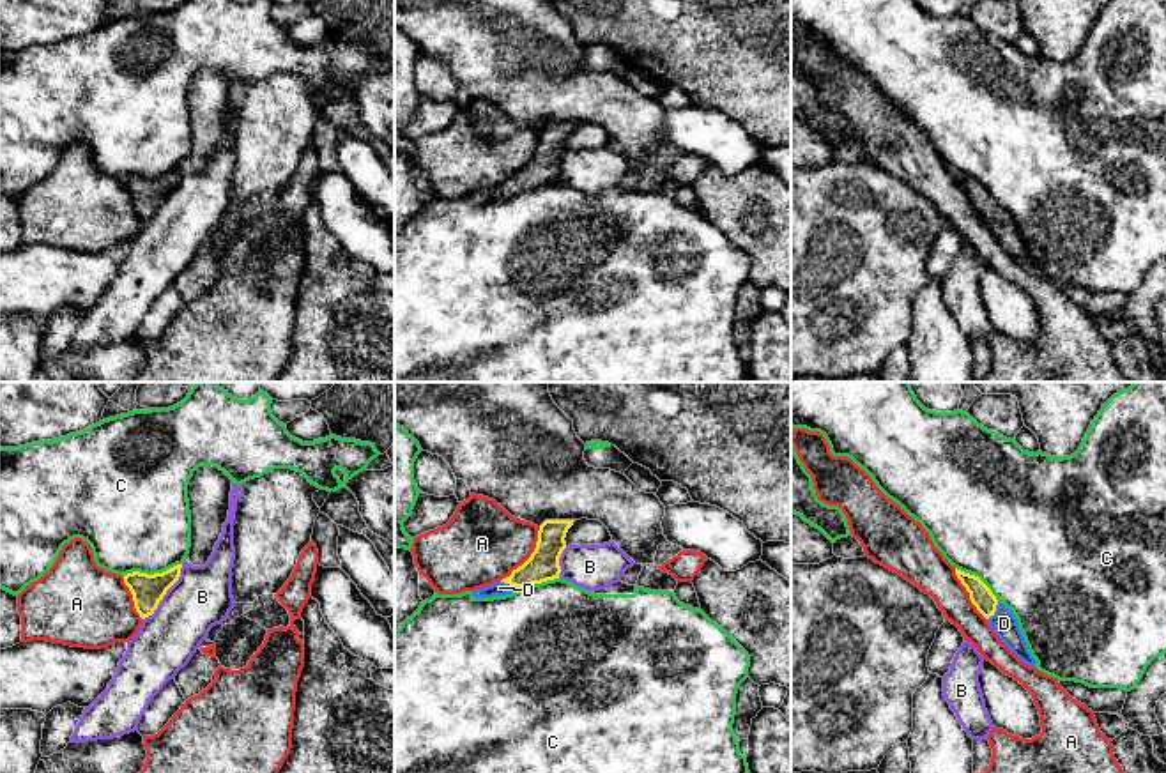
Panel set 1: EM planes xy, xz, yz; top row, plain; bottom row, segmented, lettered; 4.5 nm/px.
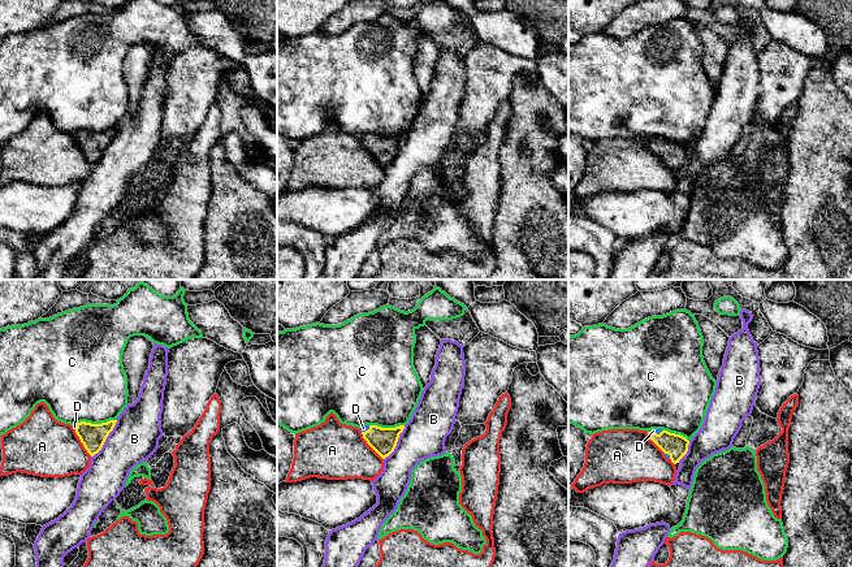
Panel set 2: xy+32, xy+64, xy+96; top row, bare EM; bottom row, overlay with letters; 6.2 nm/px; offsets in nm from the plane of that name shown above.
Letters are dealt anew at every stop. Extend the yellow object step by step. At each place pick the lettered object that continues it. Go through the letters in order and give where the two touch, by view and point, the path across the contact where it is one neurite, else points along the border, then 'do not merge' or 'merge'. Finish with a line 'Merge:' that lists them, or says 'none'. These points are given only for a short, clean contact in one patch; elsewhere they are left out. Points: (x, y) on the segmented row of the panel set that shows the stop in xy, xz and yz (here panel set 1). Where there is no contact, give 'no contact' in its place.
A: contact xz (531, 556); do not merge
B: contact xy (165, 593); border xy (183, 565), (179, 579), (158, 607), (142, 619); do not merge
C: contact xy (151, 575); do not merge
D: contact yz (995, 611); way yz (982, 598), (995, 611), (1004, 623); merge
Merge: D

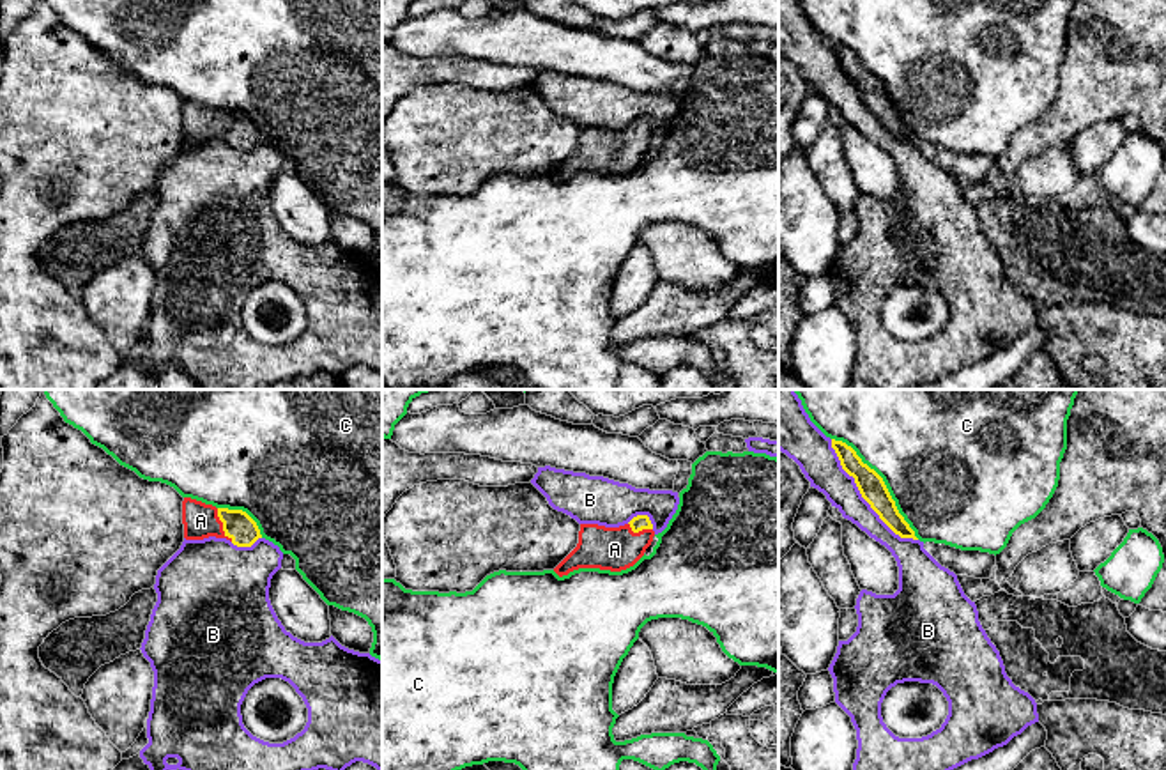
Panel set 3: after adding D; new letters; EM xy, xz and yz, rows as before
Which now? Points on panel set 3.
A: contact xy (223, 524); way xy (237, 524), (223, 524), (200, 521); merge
B: contact yz (862, 496); do not merge
C: contact yz (883, 484); do not merge
Merge: A

